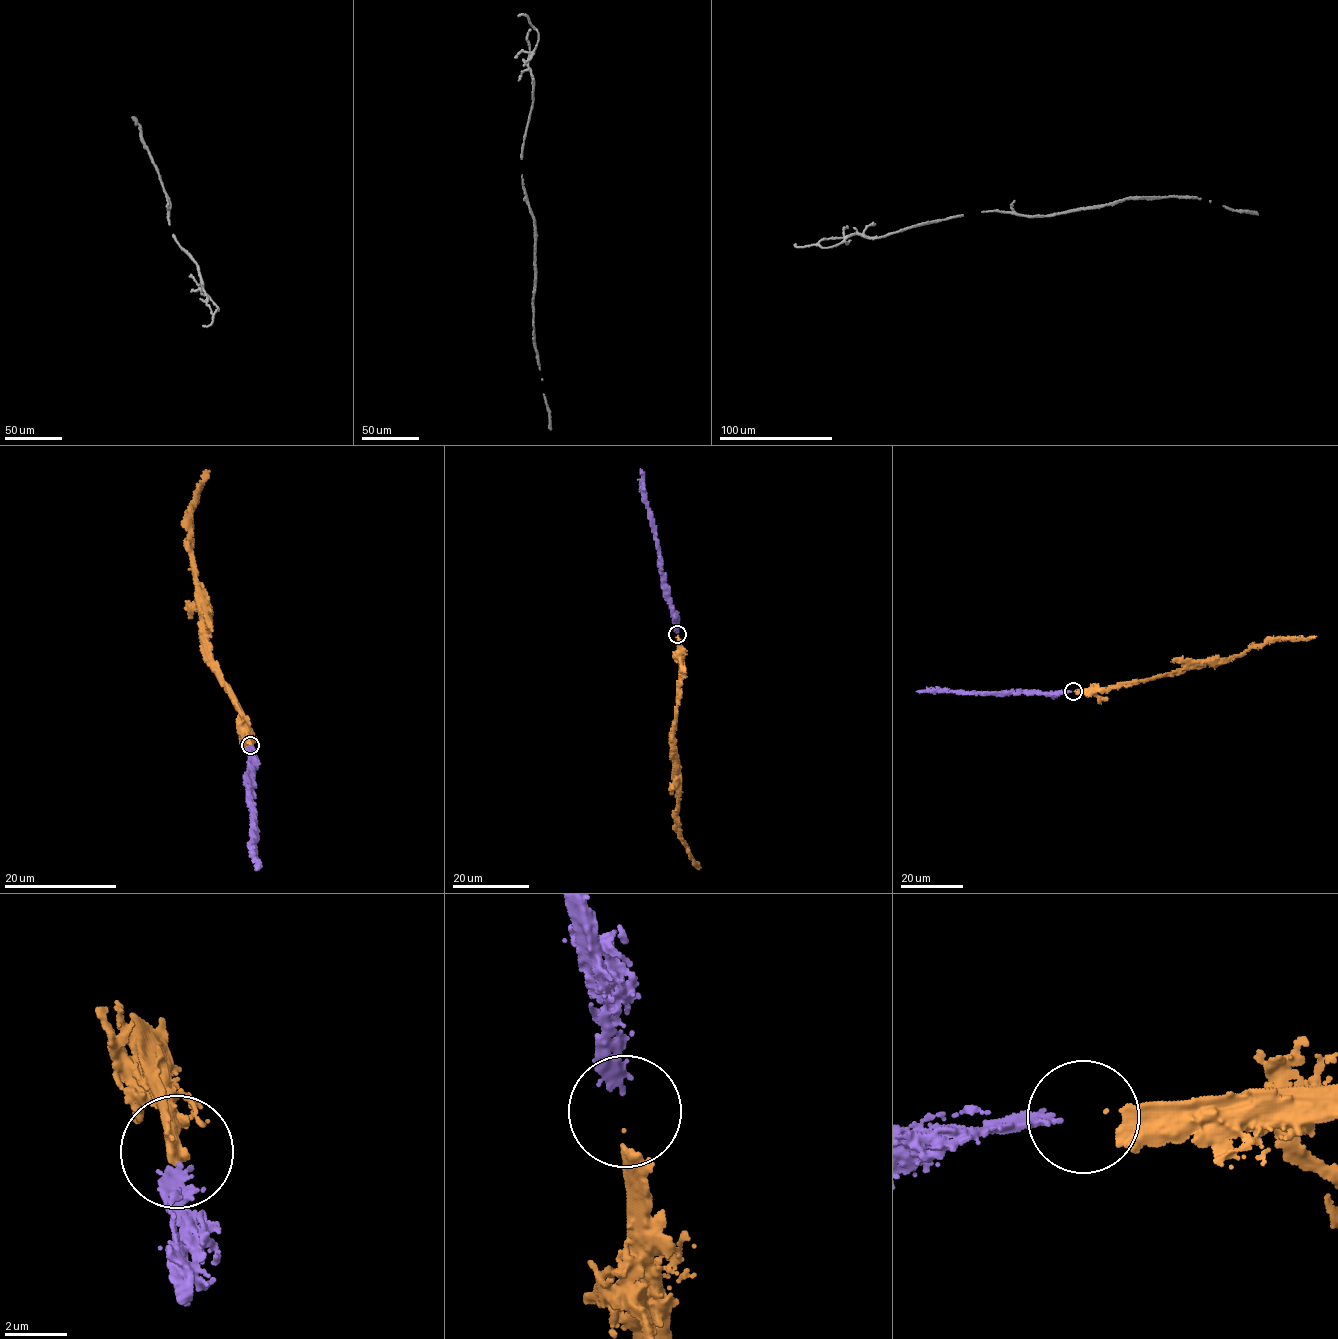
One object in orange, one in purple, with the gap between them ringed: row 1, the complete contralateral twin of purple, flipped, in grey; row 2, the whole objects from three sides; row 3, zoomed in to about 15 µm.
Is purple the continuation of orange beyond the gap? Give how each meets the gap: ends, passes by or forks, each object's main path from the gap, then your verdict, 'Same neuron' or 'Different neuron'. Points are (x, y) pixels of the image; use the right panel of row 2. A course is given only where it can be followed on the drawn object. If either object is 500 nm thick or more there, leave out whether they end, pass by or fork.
At the ring orange ends. At the ring purple ends. Course of orange: (1075, 691), (1138, 683), (1227, 661), (1267, 643), (1317, 637). Course of purple: (1071, 692), (916, 692). Same neuron

